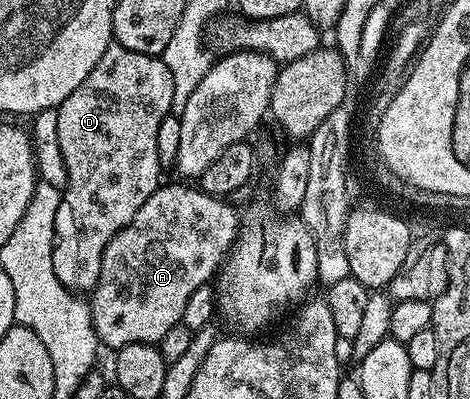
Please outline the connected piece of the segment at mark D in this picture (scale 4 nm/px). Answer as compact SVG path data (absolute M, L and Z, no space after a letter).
M114 42L106 54L98 58L98 66L86 74L82 86L78 86L78 90L74 90L74 94L70 94L70 98L66 98L55 109L56 144L64 159L68 185L62 188L52 257L54 274L58 274L58 282L62 282L69 292L92 292L99 280L103 251L107 244L130 223L142 204L161 186L158 126L162 126L162 118L172 112L173 102L174 78L170 78L170 70L163 58L138 54Z

